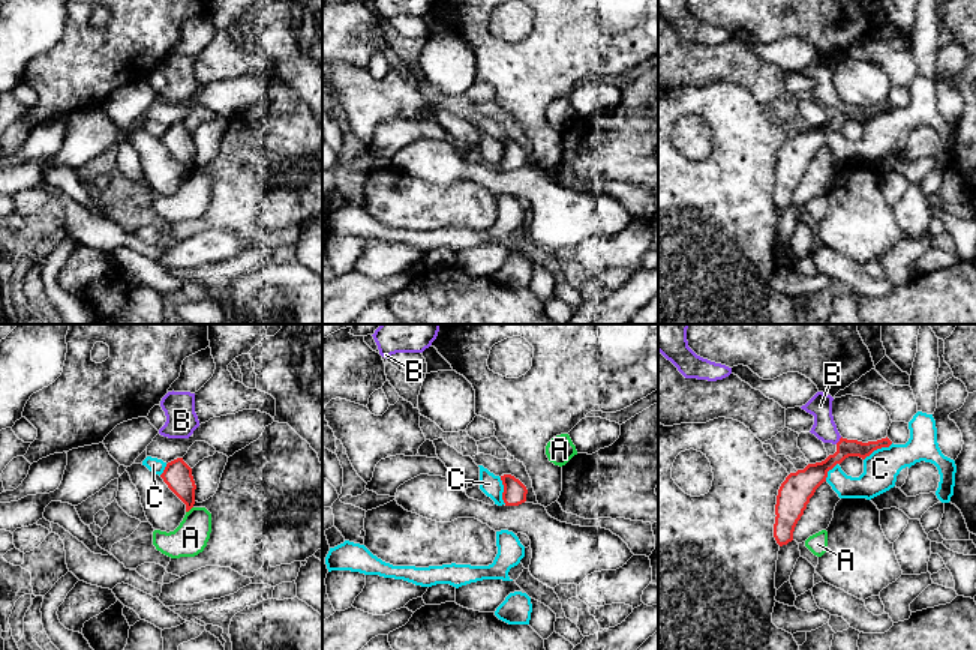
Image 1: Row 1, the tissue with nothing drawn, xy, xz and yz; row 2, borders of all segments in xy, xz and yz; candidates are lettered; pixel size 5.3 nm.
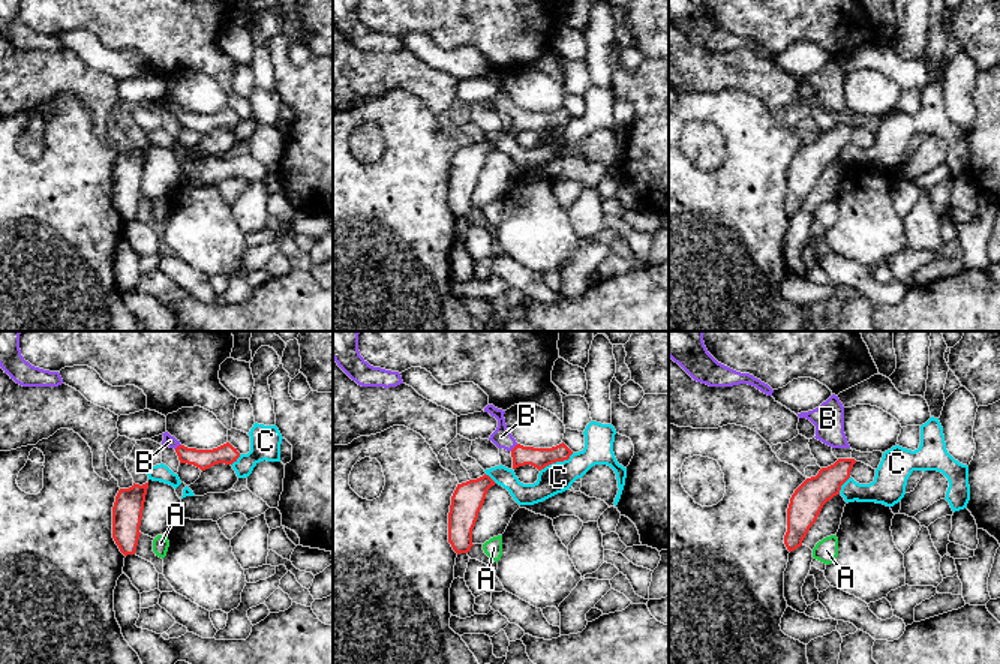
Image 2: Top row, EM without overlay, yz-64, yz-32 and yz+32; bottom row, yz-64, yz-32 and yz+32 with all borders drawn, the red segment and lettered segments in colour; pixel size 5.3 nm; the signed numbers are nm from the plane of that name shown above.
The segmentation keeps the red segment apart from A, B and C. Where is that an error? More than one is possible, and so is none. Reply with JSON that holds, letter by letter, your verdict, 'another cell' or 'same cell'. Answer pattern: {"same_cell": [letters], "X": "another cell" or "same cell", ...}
{"same_cell": ["B"], "A": "another cell", "B": "same cell", "C": "another cell"}

